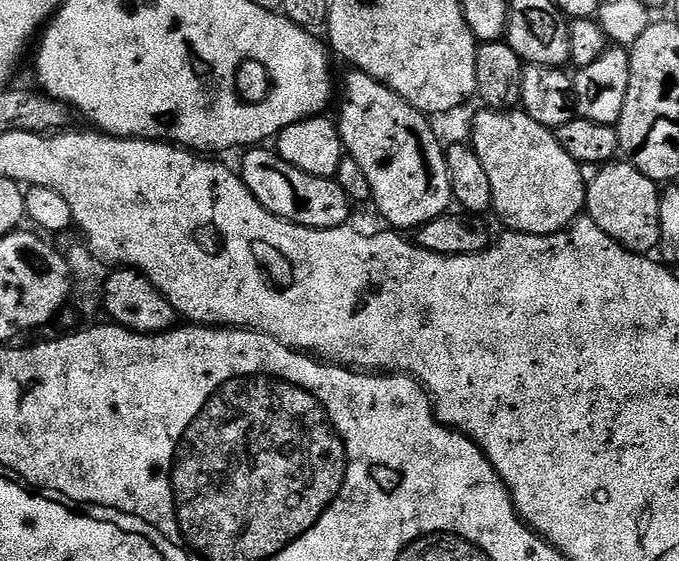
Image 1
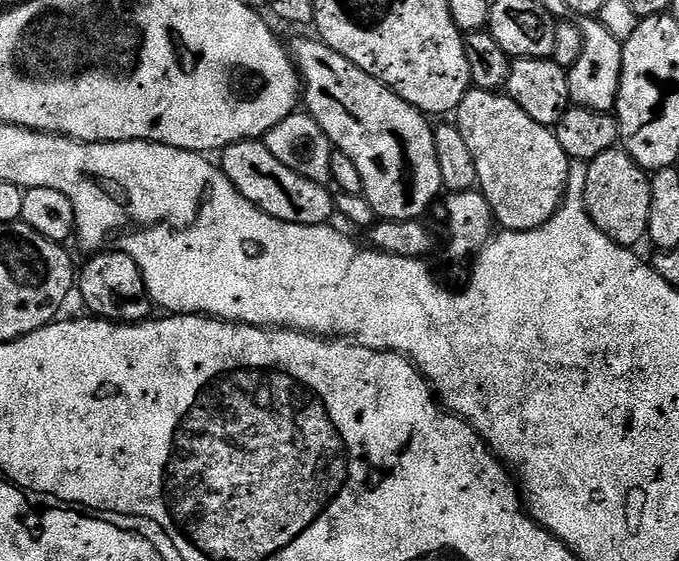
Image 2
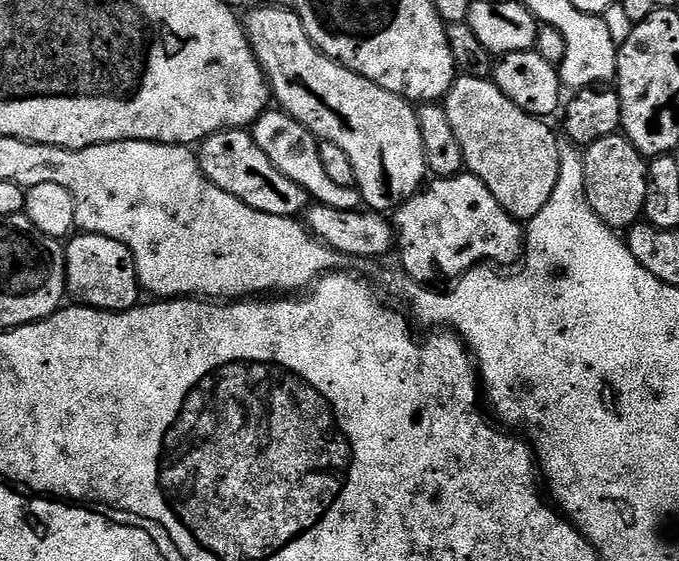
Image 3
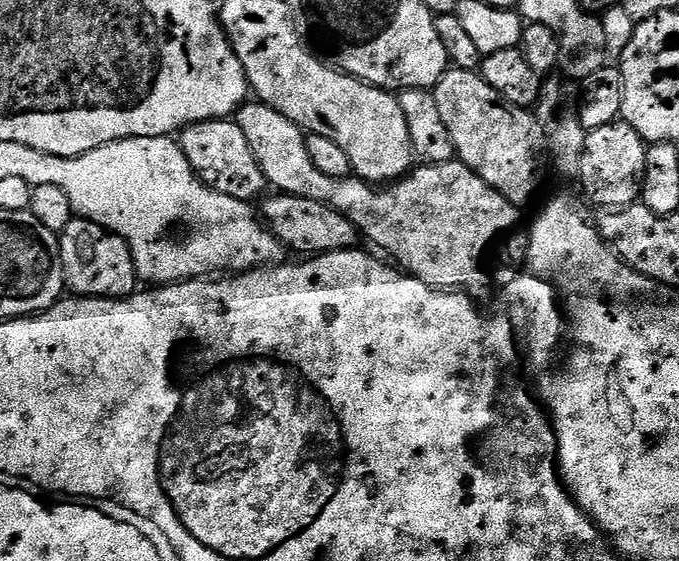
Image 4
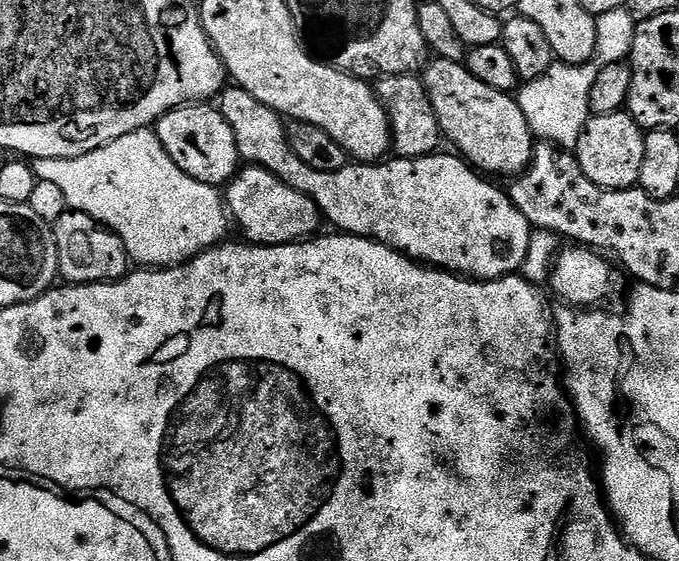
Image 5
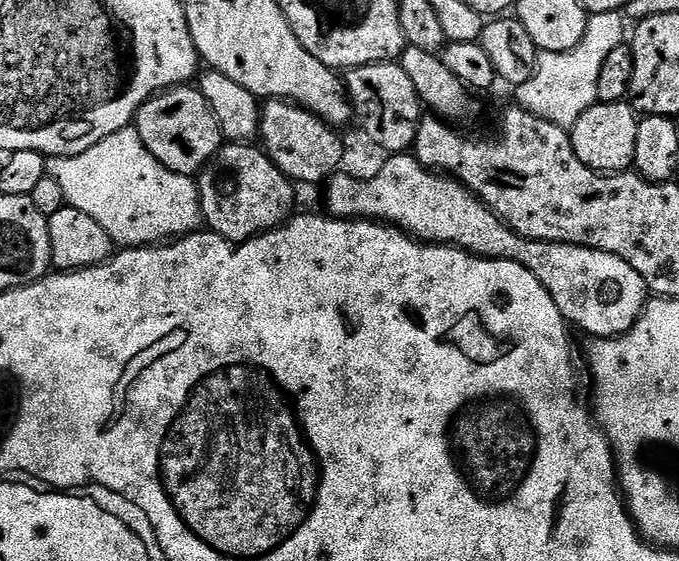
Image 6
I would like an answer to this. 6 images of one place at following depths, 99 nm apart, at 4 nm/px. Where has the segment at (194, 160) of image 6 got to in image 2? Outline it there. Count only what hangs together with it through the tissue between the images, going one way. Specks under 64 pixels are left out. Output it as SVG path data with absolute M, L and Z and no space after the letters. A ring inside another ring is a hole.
M243 140L223 149L218 156L218 167L224 171L226 178L230 178L242 198L254 202L256 208L282 222L314 226L328 224L331 216L337 215L337 201L334 196L332 200L325 185L290 170L290 166L282 166L282 162L278 162L278 158L274 158L260 140Z

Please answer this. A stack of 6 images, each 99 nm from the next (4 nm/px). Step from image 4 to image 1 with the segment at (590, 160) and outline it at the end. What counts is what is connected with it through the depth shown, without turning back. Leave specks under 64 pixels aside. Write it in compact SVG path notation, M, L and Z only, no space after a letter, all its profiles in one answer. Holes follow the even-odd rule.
M627 162L603 165L596 177L587 181L588 198L586 214L611 240L618 242L628 252L652 254L659 249L662 214L660 213L661 185L646 178Z

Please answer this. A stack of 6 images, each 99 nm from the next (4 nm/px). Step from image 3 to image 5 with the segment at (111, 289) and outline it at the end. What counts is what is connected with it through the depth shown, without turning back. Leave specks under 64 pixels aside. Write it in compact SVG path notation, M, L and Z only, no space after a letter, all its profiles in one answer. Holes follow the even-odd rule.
M69 210L51 225L51 230L58 250L60 276L68 279L65 281L69 285L108 284L111 280L120 280L128 275L130 261L126 246L122 246L122 238L118 238L94 218Z

